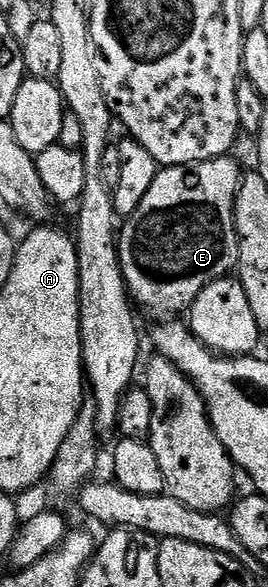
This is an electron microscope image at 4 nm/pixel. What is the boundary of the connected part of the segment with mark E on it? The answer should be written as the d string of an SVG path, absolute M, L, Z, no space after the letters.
M233 157L188 167L161 167L143 205L128 216L129 224L120 228L125 286L132 302L140 310L150 311L154 320L184 316L203 289L238 270L241 242L237 239L235 201L242 178L243 170Z

